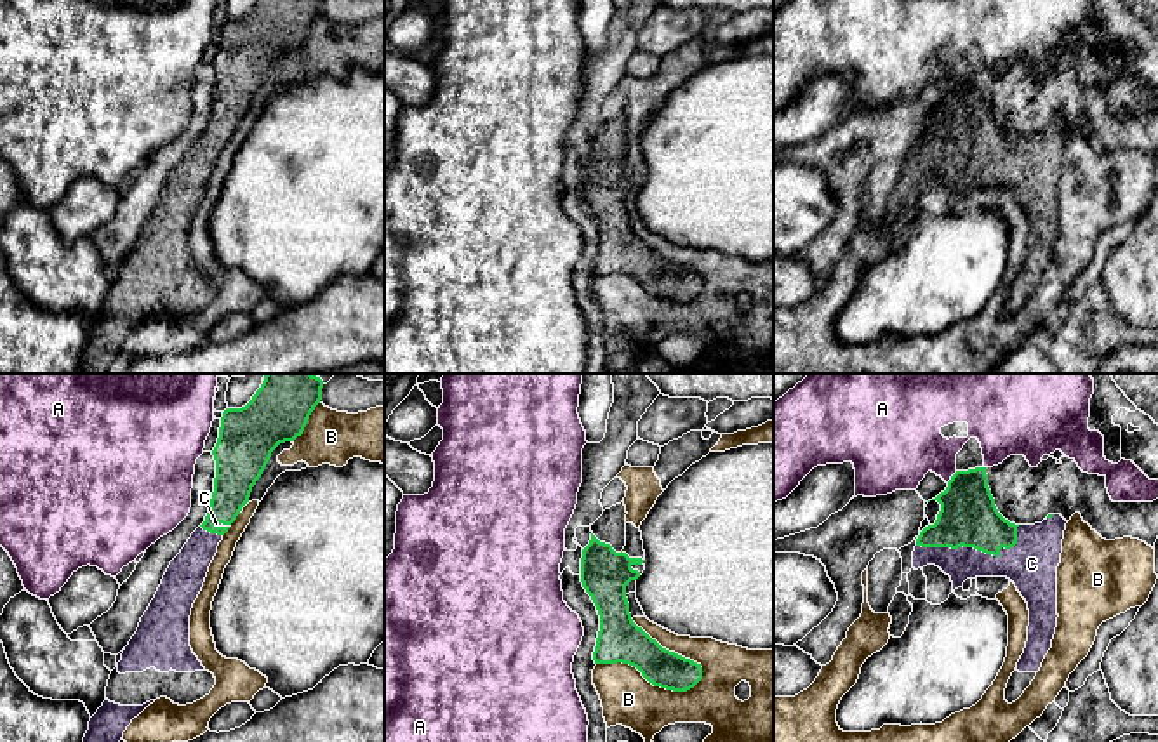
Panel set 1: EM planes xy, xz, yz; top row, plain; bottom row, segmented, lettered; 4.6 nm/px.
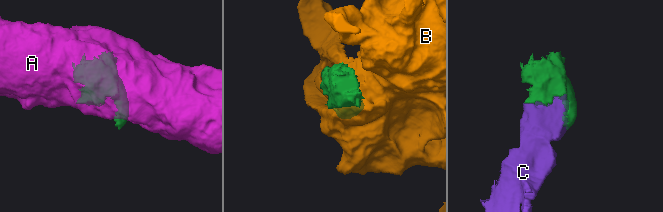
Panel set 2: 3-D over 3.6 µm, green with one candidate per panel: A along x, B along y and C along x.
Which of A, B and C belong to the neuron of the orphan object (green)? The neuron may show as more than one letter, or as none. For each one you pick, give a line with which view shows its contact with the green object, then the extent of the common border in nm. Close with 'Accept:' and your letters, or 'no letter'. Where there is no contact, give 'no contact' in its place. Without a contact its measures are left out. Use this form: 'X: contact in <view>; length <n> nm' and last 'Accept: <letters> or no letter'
C: contact in yz; length 480 nm
Accept: C

